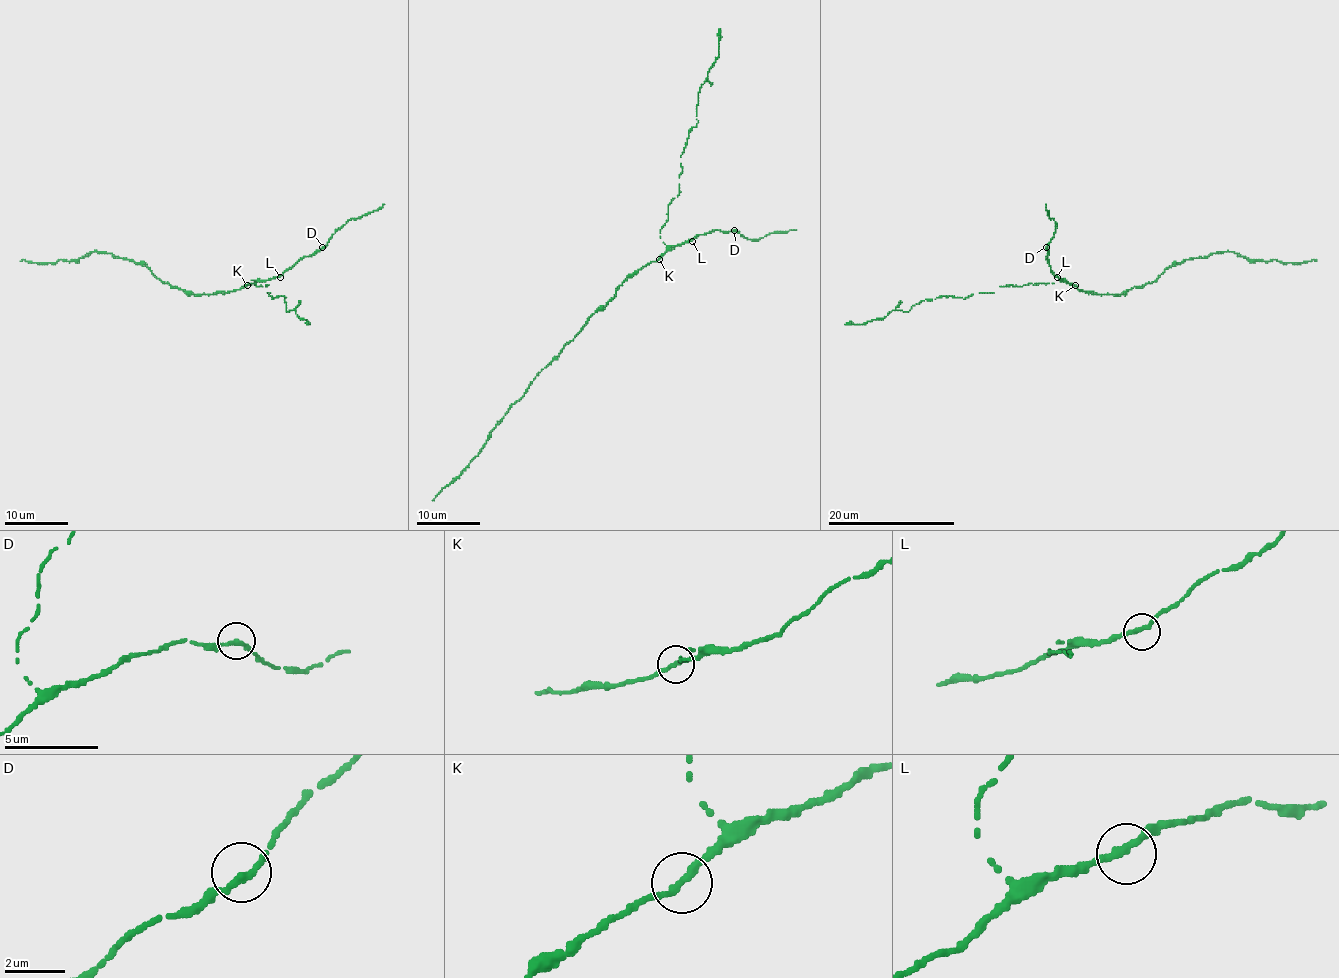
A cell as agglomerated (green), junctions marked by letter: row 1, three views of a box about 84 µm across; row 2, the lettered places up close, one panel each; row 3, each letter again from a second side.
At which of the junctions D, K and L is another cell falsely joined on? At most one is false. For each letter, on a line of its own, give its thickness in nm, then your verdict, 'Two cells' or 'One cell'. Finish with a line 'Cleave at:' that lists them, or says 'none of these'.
D: Thickness 240 nm. One cell
K: Thickness 240 nm. One cell
L: Thickness 240 nm. One cell
Cleave at: none of these

